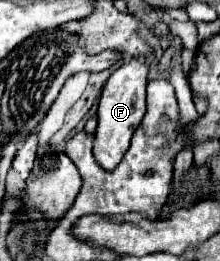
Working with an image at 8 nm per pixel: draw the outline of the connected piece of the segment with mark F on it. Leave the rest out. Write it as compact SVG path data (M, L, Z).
M133 56L133 60L123 64L121 68L117 68L111 74L111 78L107 80L107 84L103 86L101 102L99 102L99 110L97 110L99 124L95 130L93 154L95 154L97 164L101 164L101 168L105 168L105 170L113 170L121 162L121 158L125 156L125 152L129 148L135 128L141 124L141 120L145 116L147 72L149 72L149 64L145 60L139 60Z

